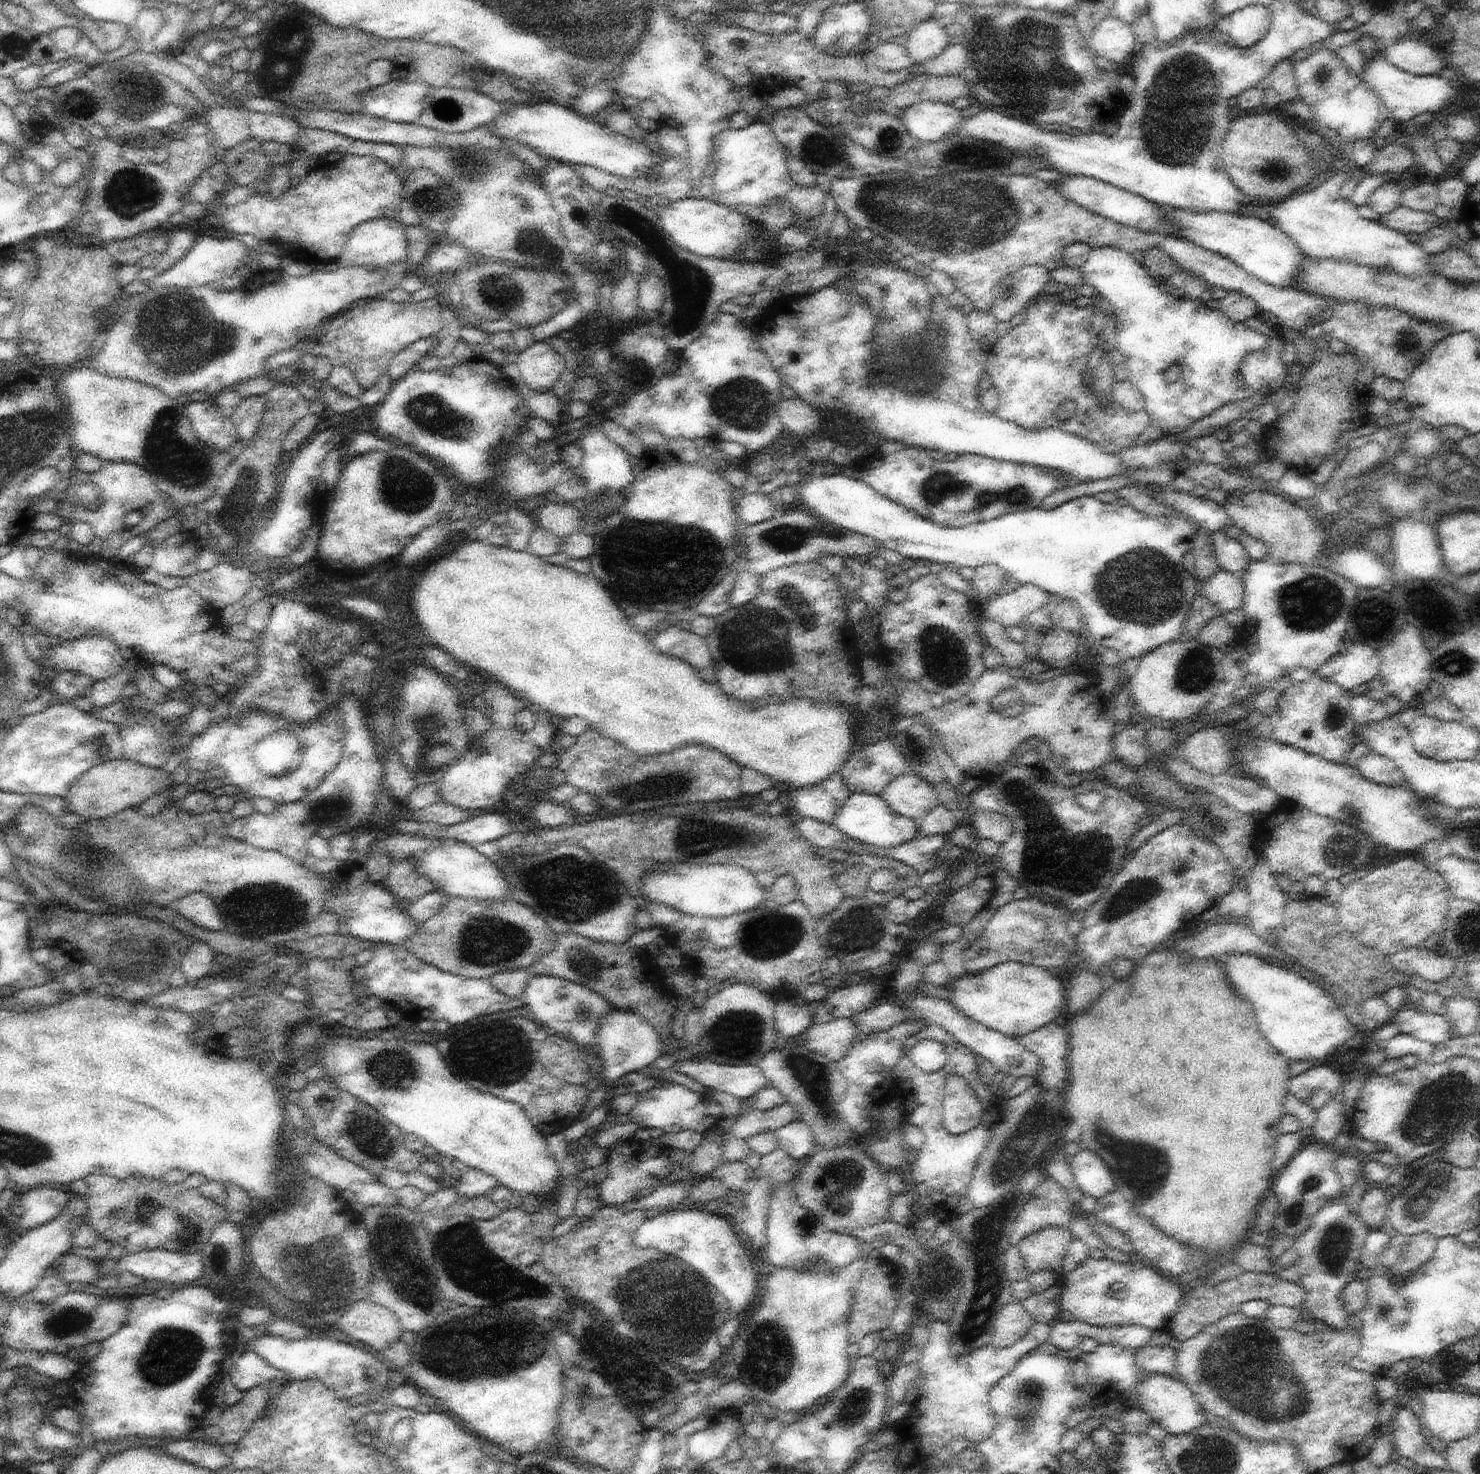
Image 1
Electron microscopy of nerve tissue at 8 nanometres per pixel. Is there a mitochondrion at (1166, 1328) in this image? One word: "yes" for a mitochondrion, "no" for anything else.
no

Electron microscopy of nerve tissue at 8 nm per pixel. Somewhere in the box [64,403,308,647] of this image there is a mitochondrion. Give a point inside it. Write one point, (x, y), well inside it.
(188, 467)

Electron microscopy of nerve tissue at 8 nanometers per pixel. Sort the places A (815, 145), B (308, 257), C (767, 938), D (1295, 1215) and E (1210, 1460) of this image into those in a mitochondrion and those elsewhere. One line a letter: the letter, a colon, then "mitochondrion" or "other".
A: mitochondrion
B: other
C: mitochondrion
D: mitochondrion
E: mitochondrion

